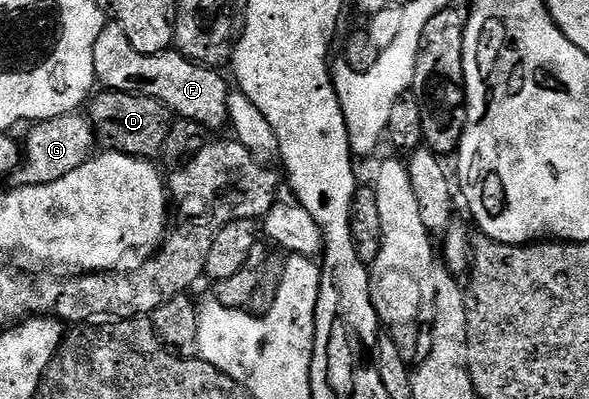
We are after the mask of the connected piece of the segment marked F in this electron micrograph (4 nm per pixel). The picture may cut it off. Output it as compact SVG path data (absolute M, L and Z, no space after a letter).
M106 23L103 31L99 33L99 39L95 41L95 75L106 90L114 93L137 93L140 97L154 97L156 101L163 102L169 108L170 114L187 121L198 121L210 131L223 127L225 129L229 120L228 97L231 85L229 86L217 73L220 72L216 68L188 61L184 55L176 51L143 55L135 51L135 47L131 47L131 39L127 39L125 32L115 23Z

